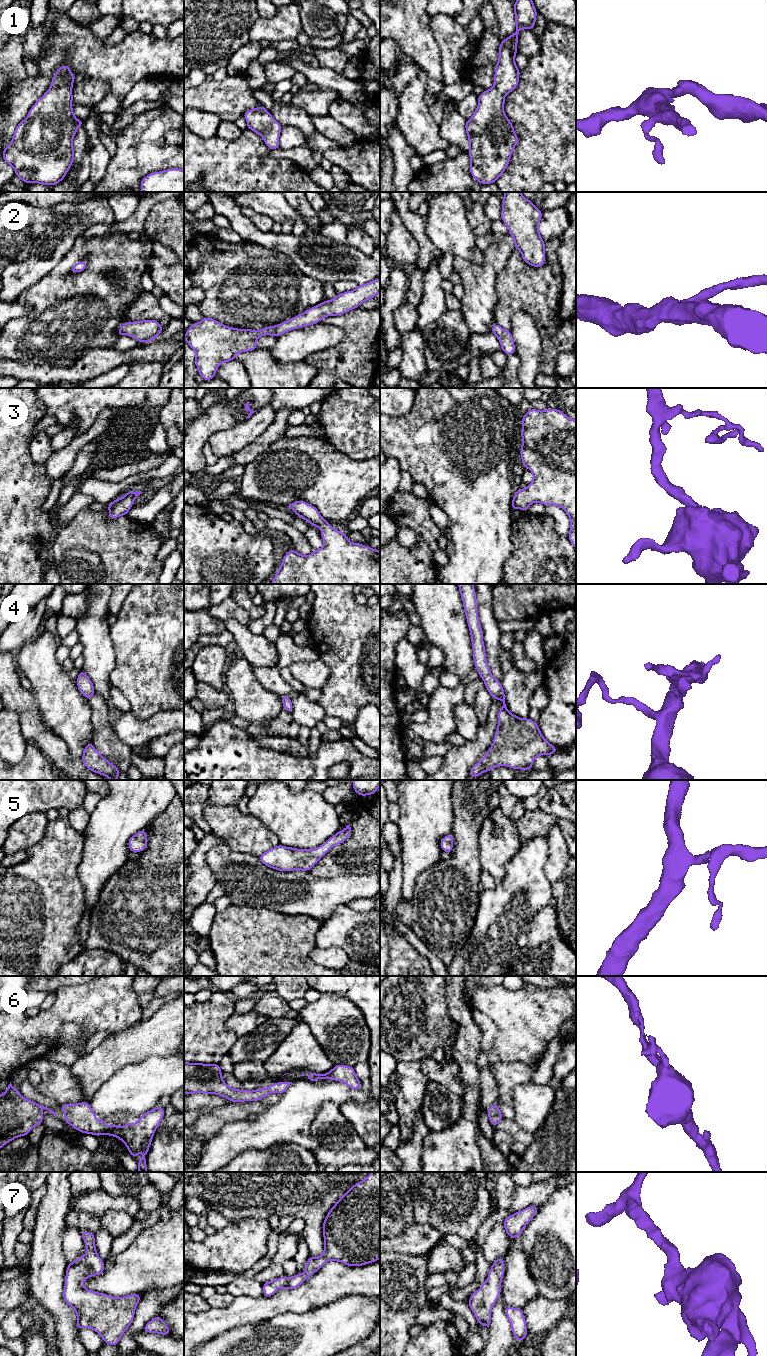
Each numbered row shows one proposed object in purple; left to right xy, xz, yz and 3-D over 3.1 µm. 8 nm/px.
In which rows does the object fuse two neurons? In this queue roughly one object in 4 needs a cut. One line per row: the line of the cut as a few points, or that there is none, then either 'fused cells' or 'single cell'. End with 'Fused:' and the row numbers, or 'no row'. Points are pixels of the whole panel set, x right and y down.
1: cut none; single cell
2: cut none; single cell
3: cut none; single cell
4: cut none; single cell
5: cut none; single cell
6: cut none; single cell
7: cut none; single cell
Fused: no row

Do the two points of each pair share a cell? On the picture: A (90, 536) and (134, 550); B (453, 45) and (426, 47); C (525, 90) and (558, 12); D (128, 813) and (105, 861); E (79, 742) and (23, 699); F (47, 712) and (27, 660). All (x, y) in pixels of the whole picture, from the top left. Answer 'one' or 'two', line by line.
A: one
B: two
C: two
D: one
E: two
F: one

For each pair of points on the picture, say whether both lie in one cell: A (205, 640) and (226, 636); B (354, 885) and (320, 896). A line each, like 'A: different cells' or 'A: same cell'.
A: same cell
B: same cell

